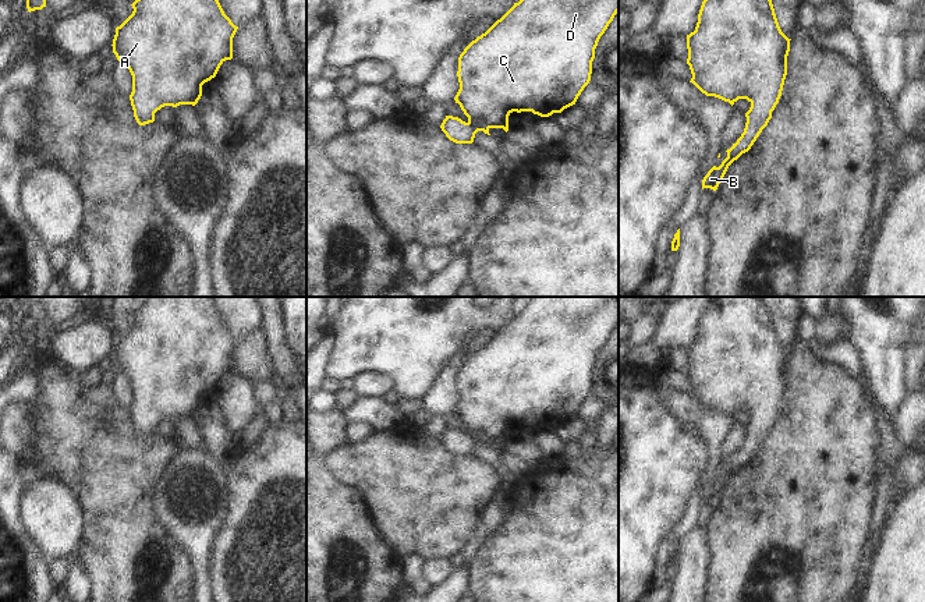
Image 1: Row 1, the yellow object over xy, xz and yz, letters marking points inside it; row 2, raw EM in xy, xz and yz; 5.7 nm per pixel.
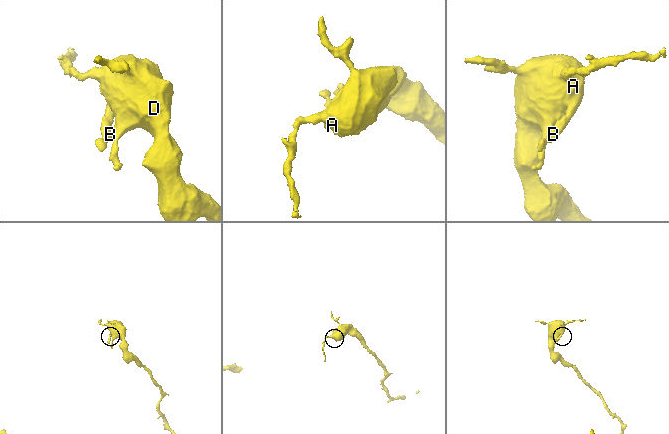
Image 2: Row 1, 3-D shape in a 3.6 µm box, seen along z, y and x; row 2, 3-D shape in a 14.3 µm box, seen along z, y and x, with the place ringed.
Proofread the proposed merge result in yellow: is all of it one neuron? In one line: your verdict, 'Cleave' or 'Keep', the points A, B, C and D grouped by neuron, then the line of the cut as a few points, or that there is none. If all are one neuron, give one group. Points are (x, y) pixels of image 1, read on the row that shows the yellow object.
Keep. Groups: A B C D. No split.

